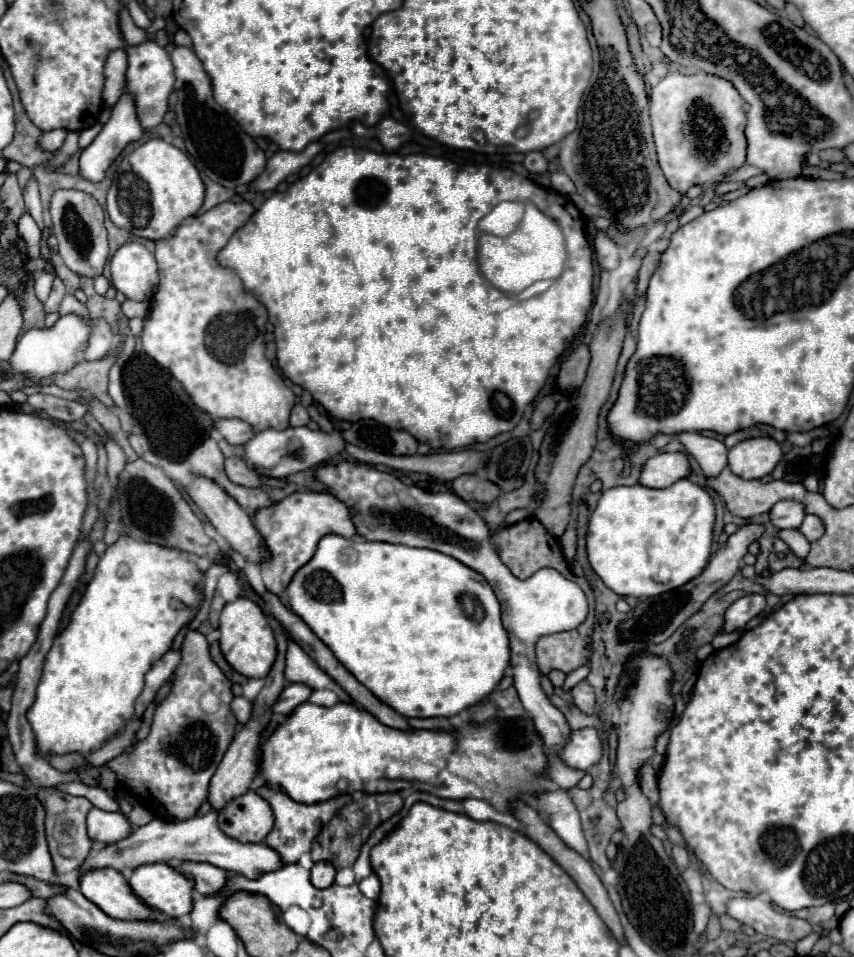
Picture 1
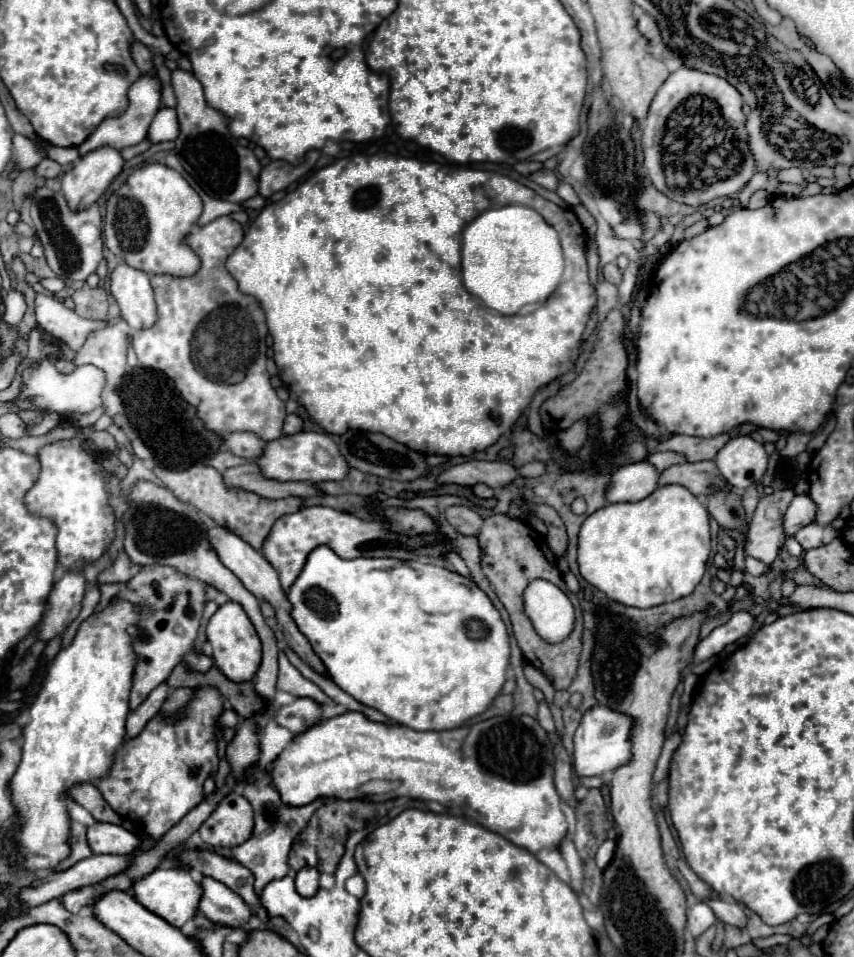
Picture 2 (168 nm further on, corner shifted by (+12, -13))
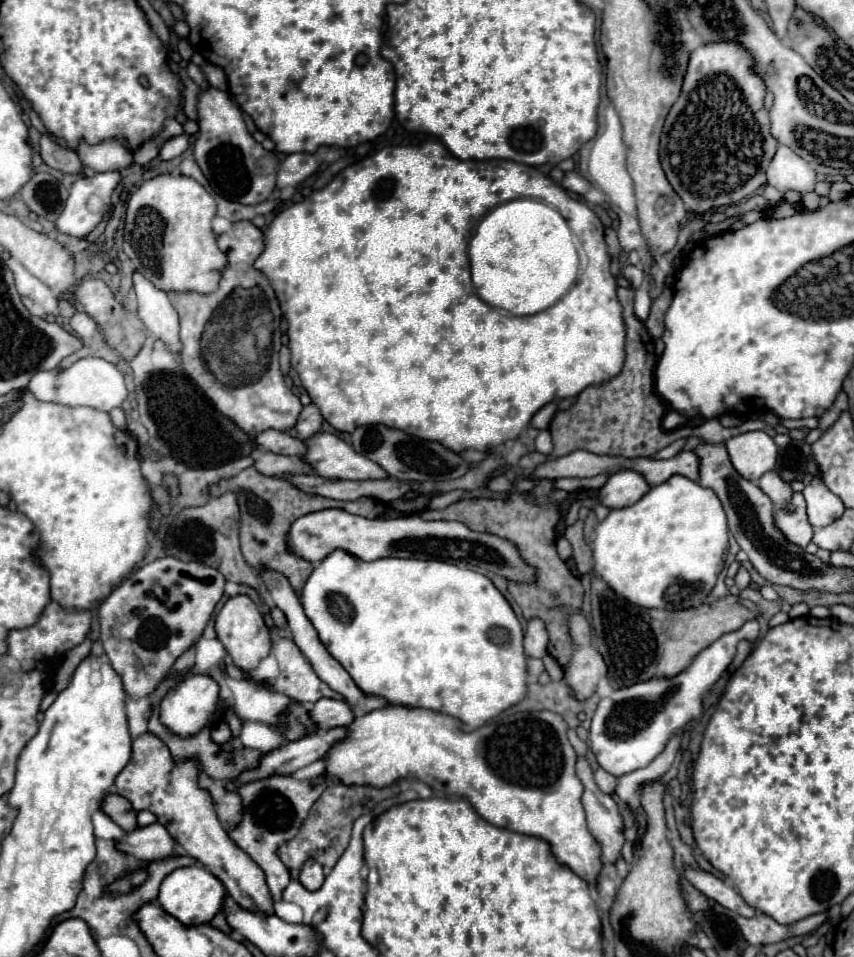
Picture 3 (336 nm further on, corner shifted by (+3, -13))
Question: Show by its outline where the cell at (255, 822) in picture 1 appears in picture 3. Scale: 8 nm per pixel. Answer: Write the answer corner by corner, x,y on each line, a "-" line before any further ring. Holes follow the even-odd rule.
199,772
199,788
207,790
213,796
215,812
223,826
229,830
229,826
237,824
237,818
241,818
241,798
237,798
235,790
229,790
225,786
217,786
213,778
209,778
205,772

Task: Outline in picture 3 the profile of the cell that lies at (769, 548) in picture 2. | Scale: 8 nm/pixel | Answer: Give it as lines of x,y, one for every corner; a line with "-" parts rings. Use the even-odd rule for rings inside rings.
801,492
793,494
793,508
795,508
793,512
785,512
785,514
781,514
781,510
777,510
775,524
789,538
789,542
805,548
813,538
813,526
807,520
805,498

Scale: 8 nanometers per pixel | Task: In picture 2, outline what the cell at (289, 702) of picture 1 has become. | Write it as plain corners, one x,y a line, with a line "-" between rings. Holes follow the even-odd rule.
296,698
276,712
276,724
288,728
292,734
300,734
316,722
320,722
320,706
312,698

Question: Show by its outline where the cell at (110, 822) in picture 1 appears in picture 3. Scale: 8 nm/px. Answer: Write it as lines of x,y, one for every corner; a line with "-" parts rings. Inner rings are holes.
161,824
137,828
117,842
117,848
143,862
167,860
175,856
177,840

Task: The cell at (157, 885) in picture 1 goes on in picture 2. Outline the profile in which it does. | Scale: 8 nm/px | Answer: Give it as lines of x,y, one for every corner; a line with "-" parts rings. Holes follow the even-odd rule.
156,868
154,872
136,880
130,892
146,910
154,912
156,916
160,916
176,928
182,928
190,918
196,916
198,900
202,896
202,888
190,878
188,870
184,868

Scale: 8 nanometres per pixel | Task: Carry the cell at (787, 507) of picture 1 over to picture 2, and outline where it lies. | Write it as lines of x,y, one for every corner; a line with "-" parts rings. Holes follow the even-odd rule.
794,496
794,500
790,502
786,514
784,514
784,524
782,530
786,536
794,536
800,528
808,526
810,522
814,522
814,512
816,506
810,500
810,496

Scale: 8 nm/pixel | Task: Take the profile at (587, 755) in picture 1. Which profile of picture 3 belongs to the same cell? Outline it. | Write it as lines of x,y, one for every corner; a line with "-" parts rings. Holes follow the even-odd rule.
749,620
733,634
725,634
711,646
701,650
691,666
677,676
657,676
645,682
635,682
615,690
611,696
601,698
591,720
591,750
597,756
599,766
609,774
623,776
633,770
645,768
657,754
661,754
671,736
681,734
691,720
701,720
705,714
705,696
711,692
715,682
723,676
735,658
735,648
741,640
757,640
759,622

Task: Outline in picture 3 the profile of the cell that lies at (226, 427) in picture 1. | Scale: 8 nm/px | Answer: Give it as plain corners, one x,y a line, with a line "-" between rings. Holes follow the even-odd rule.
281,430
261,432
257,436
257,444
269,452
275,452
275,454
287,454
287,456
305,454
305,442
297,436
291,436
289,432
281,432

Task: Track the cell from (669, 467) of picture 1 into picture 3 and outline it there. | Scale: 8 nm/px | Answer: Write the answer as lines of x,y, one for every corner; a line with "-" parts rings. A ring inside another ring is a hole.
621,470
607,478
597,498
599,498
599,504
613,510
613,508
633,506
647,492
649,492
649,484
645,482
645,478
641,478
641,474
633,470

